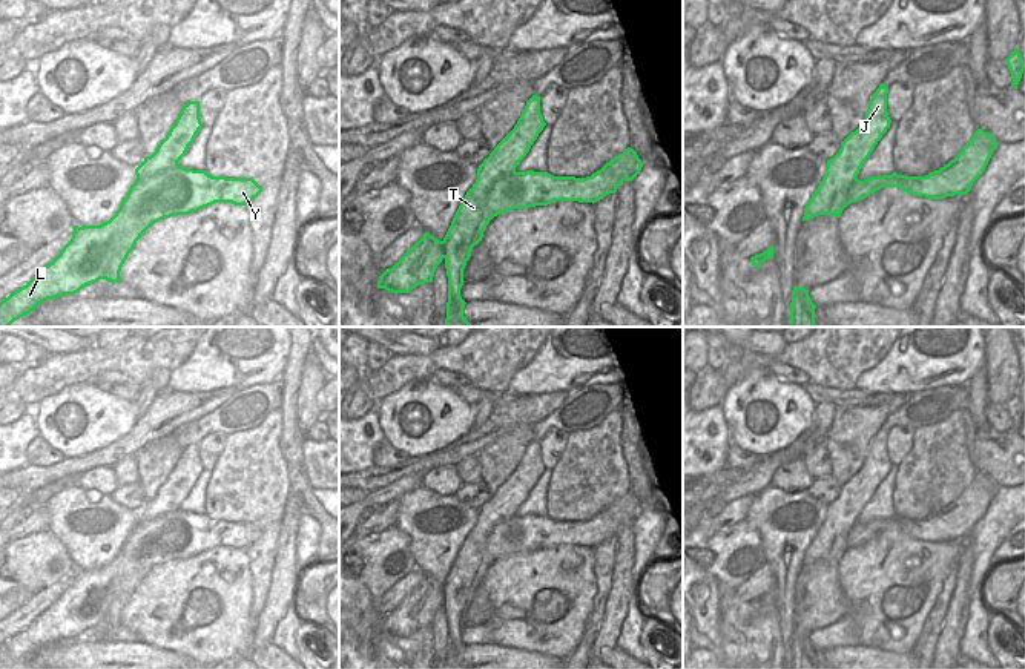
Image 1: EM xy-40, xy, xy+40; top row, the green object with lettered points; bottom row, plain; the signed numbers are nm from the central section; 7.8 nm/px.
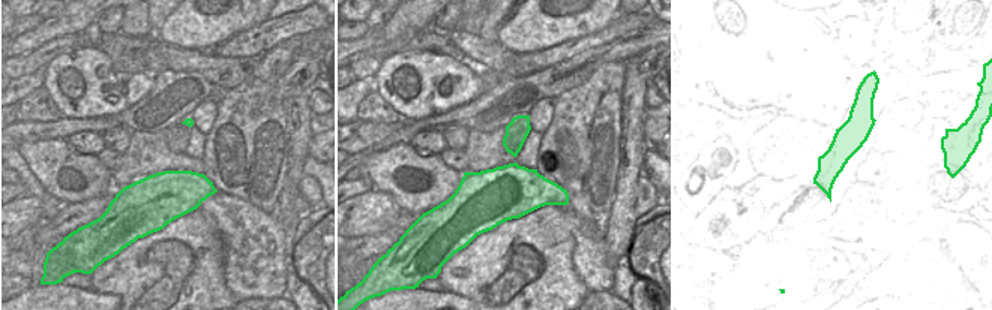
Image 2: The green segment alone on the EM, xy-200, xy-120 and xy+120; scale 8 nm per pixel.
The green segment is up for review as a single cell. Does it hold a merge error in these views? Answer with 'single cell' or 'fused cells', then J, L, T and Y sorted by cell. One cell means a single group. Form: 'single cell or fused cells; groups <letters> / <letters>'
fused cells; groups J T / L Y

